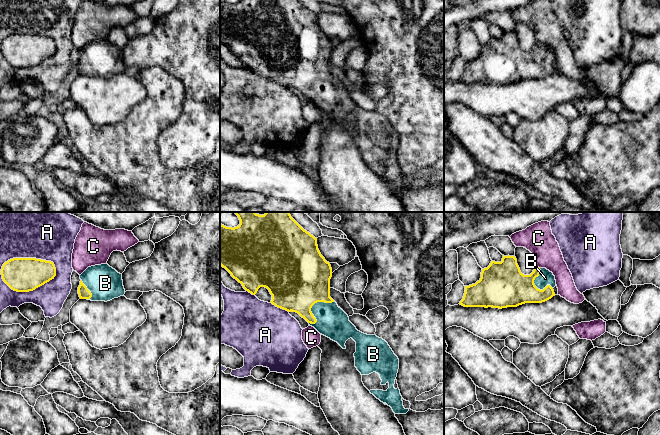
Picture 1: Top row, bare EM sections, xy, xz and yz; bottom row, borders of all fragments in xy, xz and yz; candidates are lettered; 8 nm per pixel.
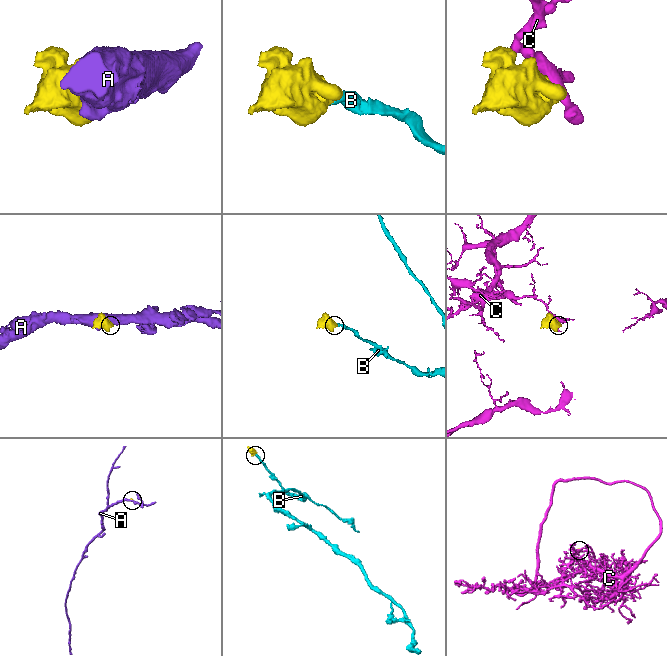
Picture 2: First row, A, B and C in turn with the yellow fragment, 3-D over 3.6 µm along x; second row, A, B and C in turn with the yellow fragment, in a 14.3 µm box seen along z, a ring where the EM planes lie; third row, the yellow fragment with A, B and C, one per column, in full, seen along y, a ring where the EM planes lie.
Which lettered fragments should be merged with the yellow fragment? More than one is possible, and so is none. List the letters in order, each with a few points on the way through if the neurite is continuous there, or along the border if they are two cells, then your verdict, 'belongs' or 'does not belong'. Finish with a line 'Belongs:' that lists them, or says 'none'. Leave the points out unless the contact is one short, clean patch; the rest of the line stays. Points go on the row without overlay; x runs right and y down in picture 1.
A: does not belong
B: across xz (297, 54), (305, 62), (312, 81), (332, 98) | belongs
C: does not belong
Belongs: B

